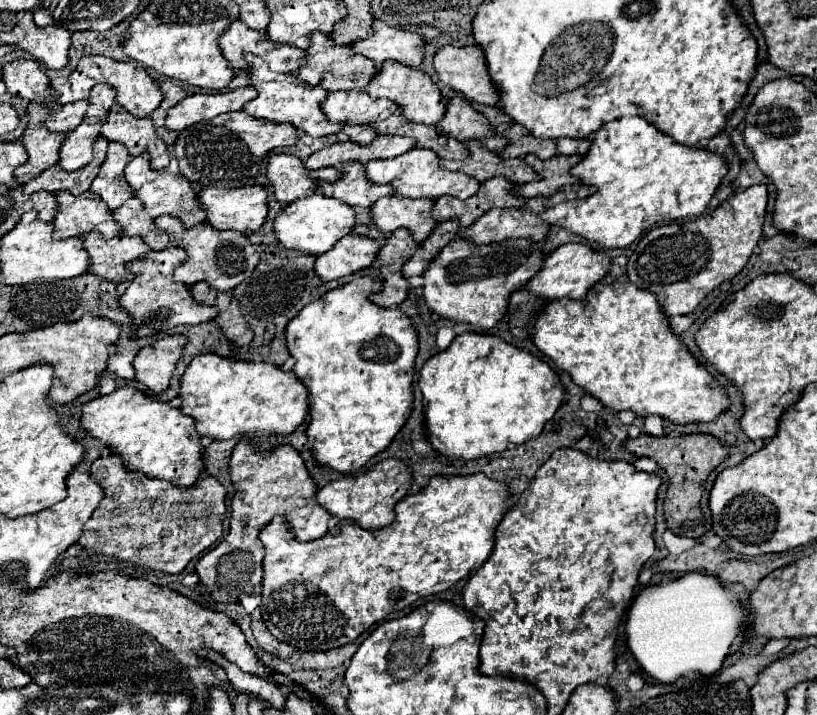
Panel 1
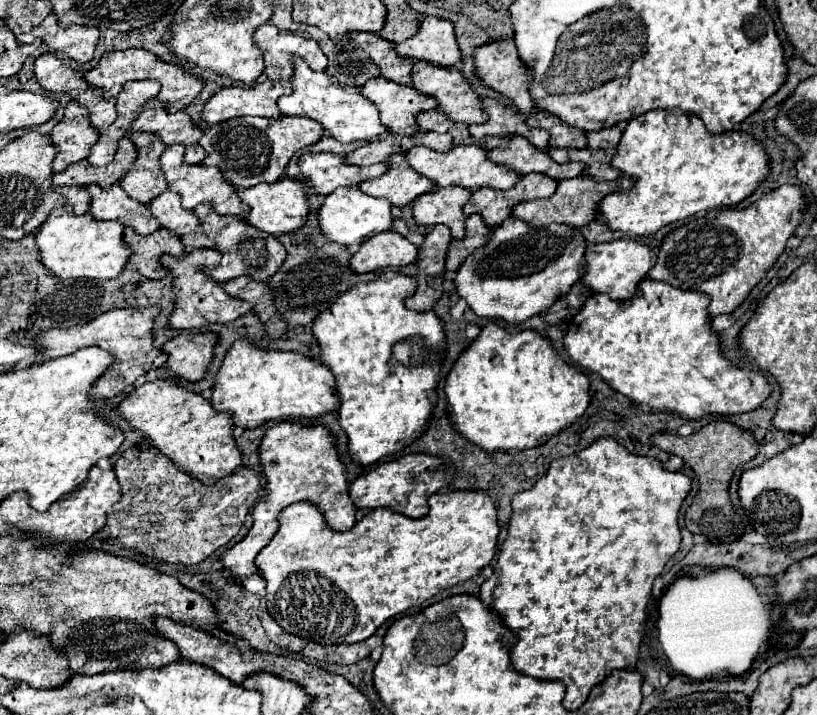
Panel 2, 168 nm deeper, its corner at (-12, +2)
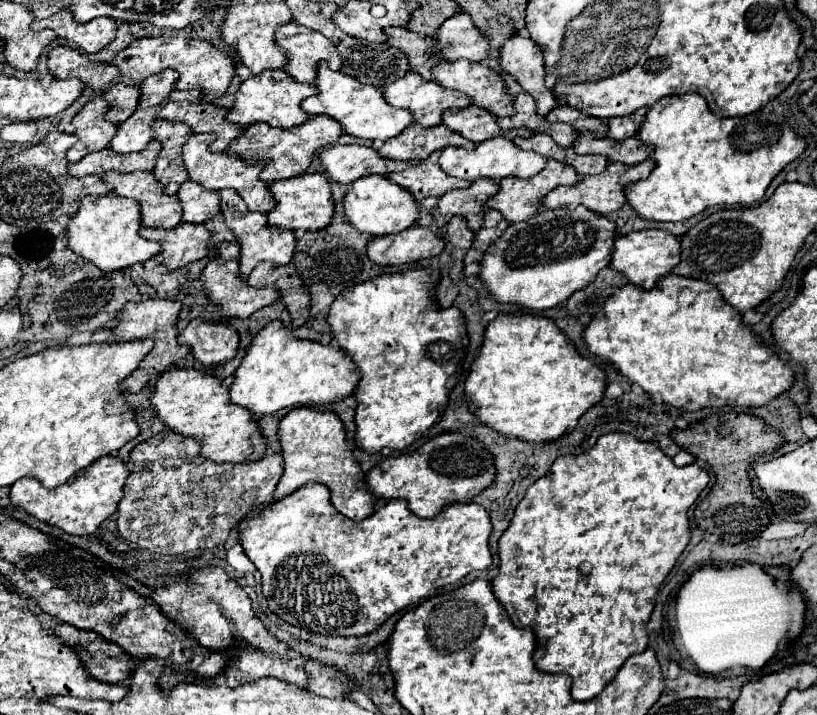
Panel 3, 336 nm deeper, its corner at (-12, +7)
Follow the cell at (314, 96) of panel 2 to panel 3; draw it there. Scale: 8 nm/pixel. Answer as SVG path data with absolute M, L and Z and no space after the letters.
M320 64L318 78L314 84L318 86L318 94L304 100L304 104L302 104L304 112L308 112L310 116L316 116L316 114L330 116L336 122L340 122L342 128L352 136L358 136L364 140L386 142L386 140L398 136L406 126L410 126L414 122L412 112L406 108L390 106L380 88L370 86L370 84L362 84L356 78L346 76L342 72L332 72L324 64Z

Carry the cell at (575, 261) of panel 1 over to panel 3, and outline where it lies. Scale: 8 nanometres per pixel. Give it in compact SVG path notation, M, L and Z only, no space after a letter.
M642 230L616 238L610 266L616 268L618 272L624 272L624 276L628 276L632 284L650 290L662 276L668 276L678 262L680 262L680 240L674 234L666 230Z

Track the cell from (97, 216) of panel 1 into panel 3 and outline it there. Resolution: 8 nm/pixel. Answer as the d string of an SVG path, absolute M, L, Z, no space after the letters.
M108 172L104 182L114 186L114 194L140 200L142 224L156 228L176 228L182 222L182 206L176 196L166 194L152 172Z

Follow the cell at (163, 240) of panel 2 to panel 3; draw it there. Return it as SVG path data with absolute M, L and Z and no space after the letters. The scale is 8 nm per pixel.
M182 222L180 226L176 226L172 230L144 226L140 232L142 232L140 236L162 244L160 260L162 260L162 264L166 264L172 270L212 254L212 248L208 244L212 232L204 224Z

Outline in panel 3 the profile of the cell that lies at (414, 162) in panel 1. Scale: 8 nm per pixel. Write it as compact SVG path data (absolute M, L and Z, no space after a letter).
M496 136L492 140L486 140L484 144L478 144L476 150L468 152L464 148L448 146L440 154L440 166L448 176L454 178L464 178L464 180L478 180L478 178L492 178L492 180L502 180L506 176L516 176L516 178L532 178L536 176L544 166L546 166L546 156L532 152L532 150L522 150L514 142Z

